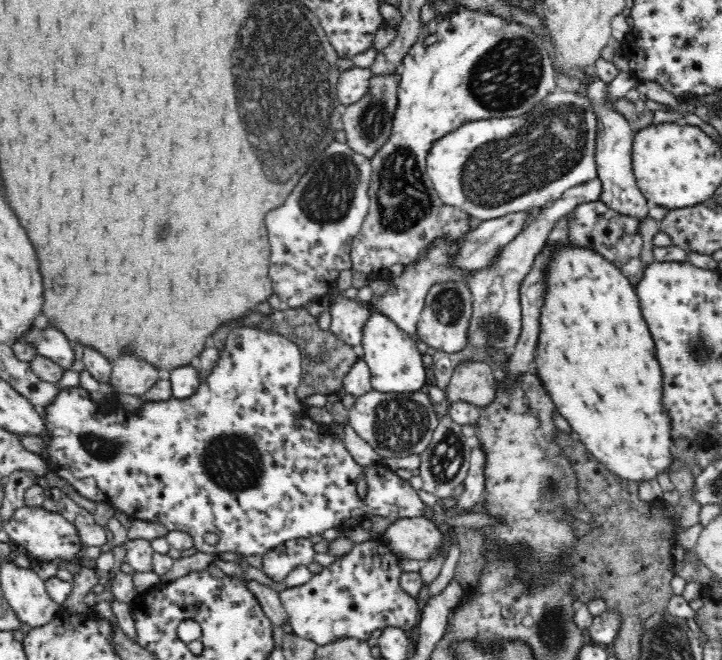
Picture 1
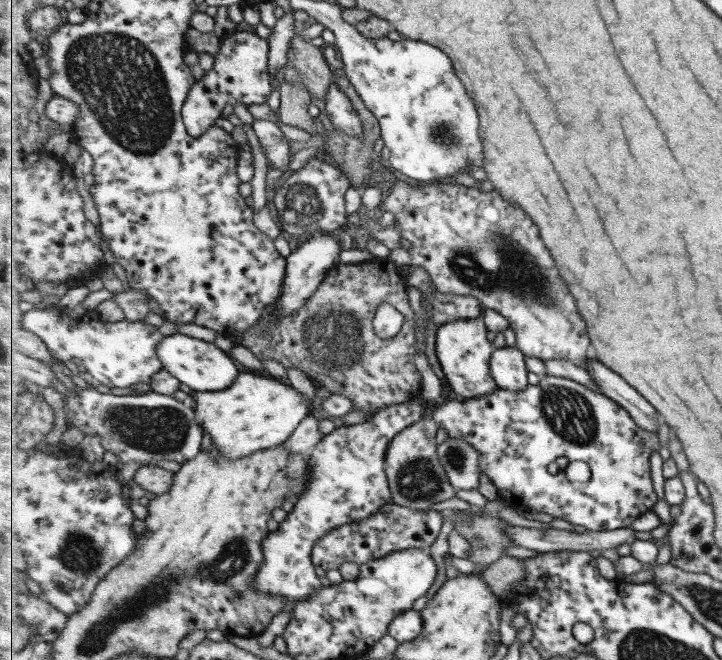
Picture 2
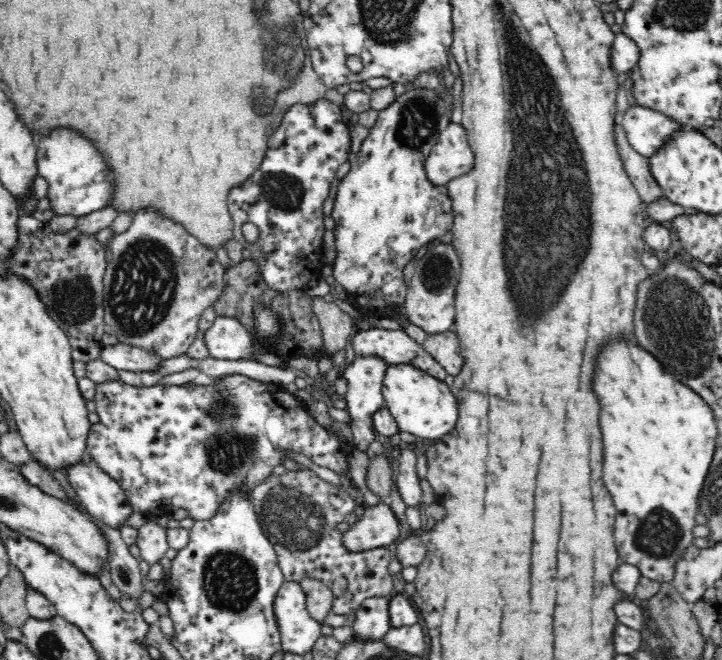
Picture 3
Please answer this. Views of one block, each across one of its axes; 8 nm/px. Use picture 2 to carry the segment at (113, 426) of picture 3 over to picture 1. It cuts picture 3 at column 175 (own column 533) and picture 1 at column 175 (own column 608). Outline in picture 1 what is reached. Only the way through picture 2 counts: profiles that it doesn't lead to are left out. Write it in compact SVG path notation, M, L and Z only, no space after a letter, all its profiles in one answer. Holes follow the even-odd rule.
M234 326L226 337L225 347L220 351L217 364L210 375L201 380L196 392L189 397L170 397L169 400L146 400L140 410L125 410L119 405L116 397L108 400L92 400L86 388L72 387L62 389L56 397L55 404L50 409L42 411L46 420L46 436L50 443L43 450L41 456L48 464L50 470L58 472L60 478L72 484L82 498L95 502L104 502L112 508L118 508L130 518L157 522L163 524L169 531L179 530L192 537L193 546L206 554L221 554L234 552L239 556L251 554L266 554L269 550L278 547L288 540L298 537L310 538L316 534L322 535L328 528L339 530L353 529L360 525L362 520L370 519L372 515L394 517L396 519L423 516L426 514L426 505L419 497L409 480L400 478L391 469L375 464L373 466L360 466L348 453L340 436L333 434L329 427L318 424L310 418L309 410L302 410L304 404L298 397L297 388L301 381L302 353L300 347L282 335L282 333L269 329L258 329L250 326ZM211 534L218 535L218 544L208 544L206 539Z

